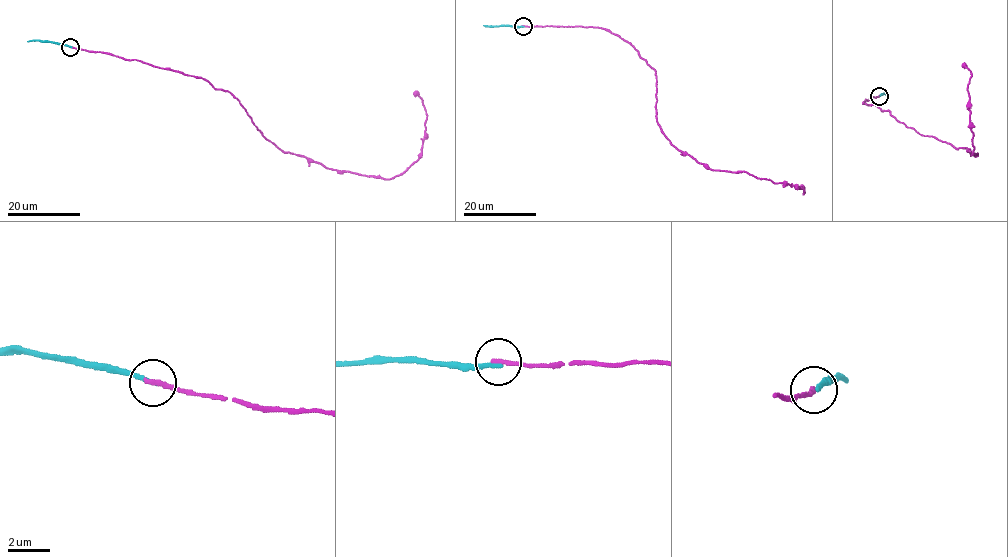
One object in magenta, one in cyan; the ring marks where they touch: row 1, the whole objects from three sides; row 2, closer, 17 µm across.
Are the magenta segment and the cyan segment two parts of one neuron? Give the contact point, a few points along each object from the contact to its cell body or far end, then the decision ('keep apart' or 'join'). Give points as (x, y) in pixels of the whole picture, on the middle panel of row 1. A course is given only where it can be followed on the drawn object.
place (523, 26); course magenta (523, 26), (608, 29), (655, 70), (658, 125), (678, 149), (711, 169), (746, 172), (804, 194), (801, 185); course cyan (523, 26), (484, 25); keep apart

